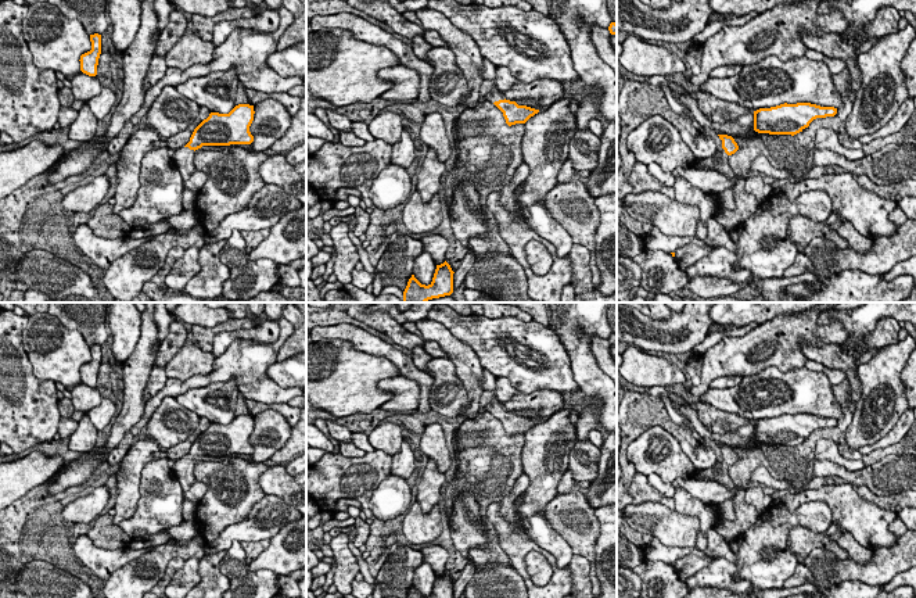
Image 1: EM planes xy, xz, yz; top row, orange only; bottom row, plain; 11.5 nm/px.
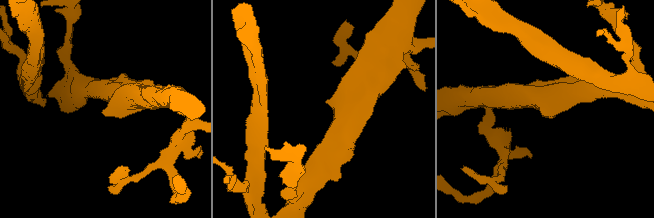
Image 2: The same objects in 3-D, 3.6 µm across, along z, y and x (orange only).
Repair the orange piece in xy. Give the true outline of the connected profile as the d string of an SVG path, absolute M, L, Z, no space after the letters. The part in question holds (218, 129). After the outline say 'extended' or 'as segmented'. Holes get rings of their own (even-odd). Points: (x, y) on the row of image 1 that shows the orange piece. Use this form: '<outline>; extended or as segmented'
M238 104L229 114L211 112L193 132L190 142L175 150L173 162L183 182L195 171L194 153L202 146L251 144L249 126L254 121L254 105Z; extended

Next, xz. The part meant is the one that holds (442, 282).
M445 261L437 265L432 282L428 286L421 284L412 275L403 291L403 302L427 302L432 298L450 296L453 293L453 273L450 265Z; as segmented

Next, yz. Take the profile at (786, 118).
M811 103L780 104L754 111L754 130L769 135L797 135L816 118L834 117L837 108Z; as segmented

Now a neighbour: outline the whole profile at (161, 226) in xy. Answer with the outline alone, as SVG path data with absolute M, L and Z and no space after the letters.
M161 219L151 225L133 228L129 230L127 236L132 239L144 239L144 237L166 233L170 229L172 228L168 225L166 219Z

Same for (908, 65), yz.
M916 37L909 44L904 60L901 61L901 69L905 75L905 83L909 92L909 97L916 97Z

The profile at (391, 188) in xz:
M388 164L373 180L370 198L382 211L403 204L410 197L412 175L406 168Z

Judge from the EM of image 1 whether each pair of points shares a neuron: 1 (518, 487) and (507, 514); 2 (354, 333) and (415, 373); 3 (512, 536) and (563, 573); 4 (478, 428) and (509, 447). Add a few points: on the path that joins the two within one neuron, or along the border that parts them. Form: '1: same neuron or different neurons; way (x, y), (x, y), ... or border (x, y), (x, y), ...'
1: same neuron; way (513, 494), (507, 501), (507, 507)
2: same neuron; way (369, 343), (390, 351), (399, 361)
3: same neuron; way (525, 544), (538, 548), (552, 561)
4: same neuron; way (485, 430), (502, 440)

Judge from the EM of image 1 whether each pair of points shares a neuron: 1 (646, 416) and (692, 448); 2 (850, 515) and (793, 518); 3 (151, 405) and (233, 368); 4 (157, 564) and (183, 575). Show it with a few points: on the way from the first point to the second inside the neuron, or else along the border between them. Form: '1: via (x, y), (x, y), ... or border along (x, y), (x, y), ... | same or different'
1: via (657, 416), (682, 437) | same
2: border along (798, 508), (825, 502), (832, 522) | different
3: via (171, 389), (212, 378) | same
4: border along (198, 559), (189, 558), (186, 561) | different

